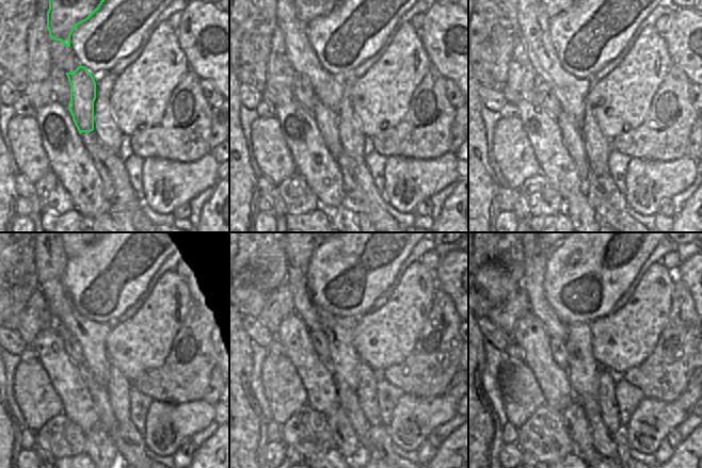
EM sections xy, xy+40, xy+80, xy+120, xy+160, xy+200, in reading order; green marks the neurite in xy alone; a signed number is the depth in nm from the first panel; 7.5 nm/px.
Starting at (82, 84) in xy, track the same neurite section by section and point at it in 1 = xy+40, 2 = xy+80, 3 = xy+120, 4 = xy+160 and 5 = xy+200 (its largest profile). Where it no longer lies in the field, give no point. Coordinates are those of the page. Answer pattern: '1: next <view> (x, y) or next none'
1: next xy+40 (326, 119)
2: next xy+80 (572, 136)
3: next xy+120 (98, 392)
4: next xy+160 (348, 400)
5: next xy+200 (603, 442)

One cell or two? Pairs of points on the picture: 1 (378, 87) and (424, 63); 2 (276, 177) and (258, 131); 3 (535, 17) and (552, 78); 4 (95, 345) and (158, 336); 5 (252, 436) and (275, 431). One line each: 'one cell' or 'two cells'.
1: one cell
2: one cell
3: one cell
4: two cells
5: two cells

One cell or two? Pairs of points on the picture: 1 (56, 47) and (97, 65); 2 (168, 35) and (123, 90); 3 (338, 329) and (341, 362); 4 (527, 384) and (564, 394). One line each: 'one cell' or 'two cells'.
1: two cells
2: one cell
3: one cell
4: two cells

